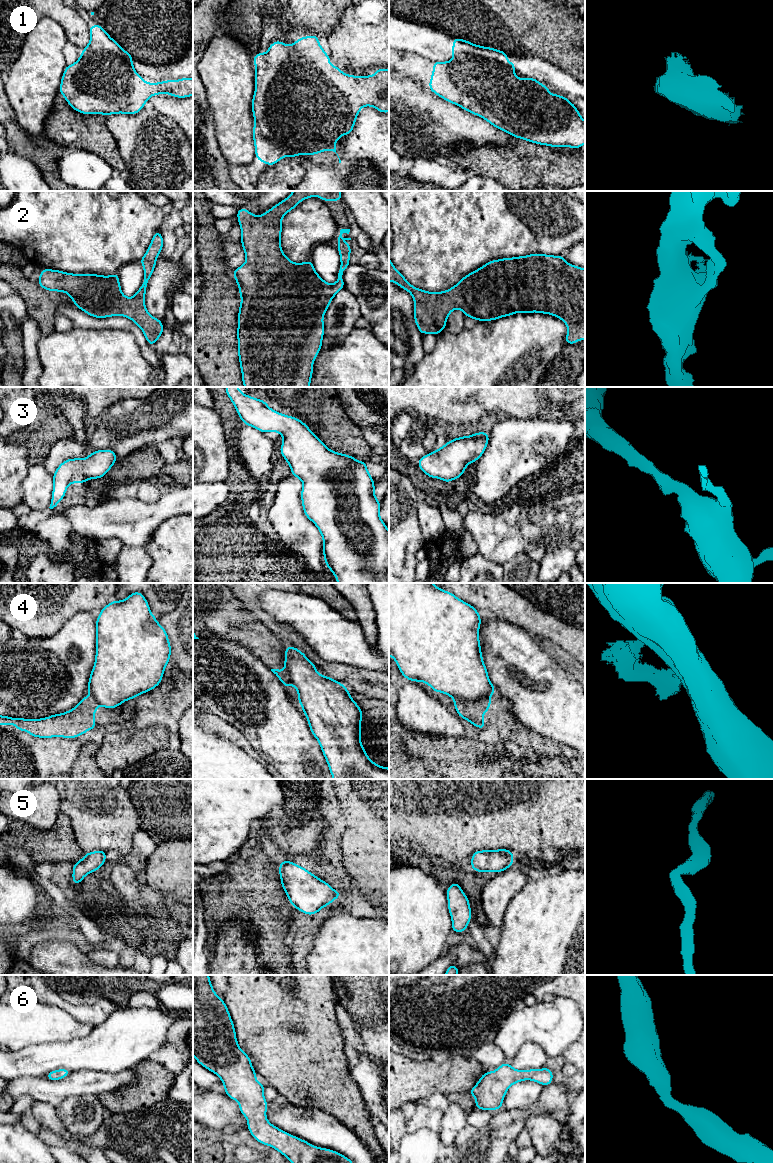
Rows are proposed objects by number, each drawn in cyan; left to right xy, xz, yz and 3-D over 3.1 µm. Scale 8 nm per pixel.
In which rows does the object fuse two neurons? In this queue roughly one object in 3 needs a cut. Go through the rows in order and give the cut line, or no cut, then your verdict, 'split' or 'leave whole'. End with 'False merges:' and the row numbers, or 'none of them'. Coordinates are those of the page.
1: no cut | leave whole
2: no cut | leave whole
3: no cut | leave whole
4: yz (488, 695), (476, 700), (454, 700) | split
5: no cut | leave whole
6: no cut | leave whole
False merges: 4

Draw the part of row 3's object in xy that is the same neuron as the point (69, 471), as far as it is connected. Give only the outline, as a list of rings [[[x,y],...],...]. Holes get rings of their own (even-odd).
[[[97,450],[84,459],[73,458],[63,461],[53,474],[53,491],[50,509],[65,497],[71,483],[86,483],[88,479],[99,479],[107,474],[117,456],[113,450]]]

